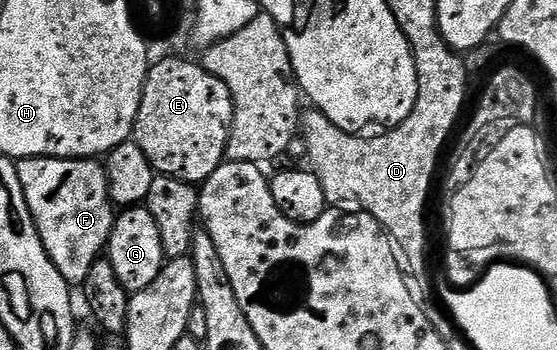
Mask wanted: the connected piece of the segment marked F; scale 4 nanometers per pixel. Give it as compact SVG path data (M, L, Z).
M25 157L17 164L17 175L21 179L21 191L25 191L25 203L29 203L29 211L35 220L37 231L41 235L41 243L45 247L45 251L49 255L49 259L53 263L53 267L57 267L57 271L61 271L63 278L67 280L68 285L72 287L82 286L86 281L89 271L93 271L93 263L100 260L101 254L106 250L107 240L111 238L111 228L117 216L116 210L113 208L113 202L109 195L109 187L107 186L107 171L104 162L99 159L68 159L66 157Z

